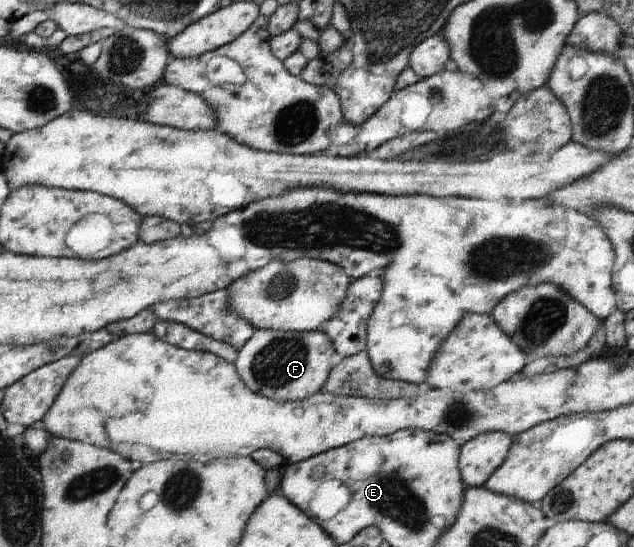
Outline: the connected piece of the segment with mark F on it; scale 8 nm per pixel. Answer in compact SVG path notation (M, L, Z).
M259 329L239 349L234 367L252 393L268 399L293 402L306 399L325 388L332 371L330 359L335 353L329 337L318 330L287 332Z

